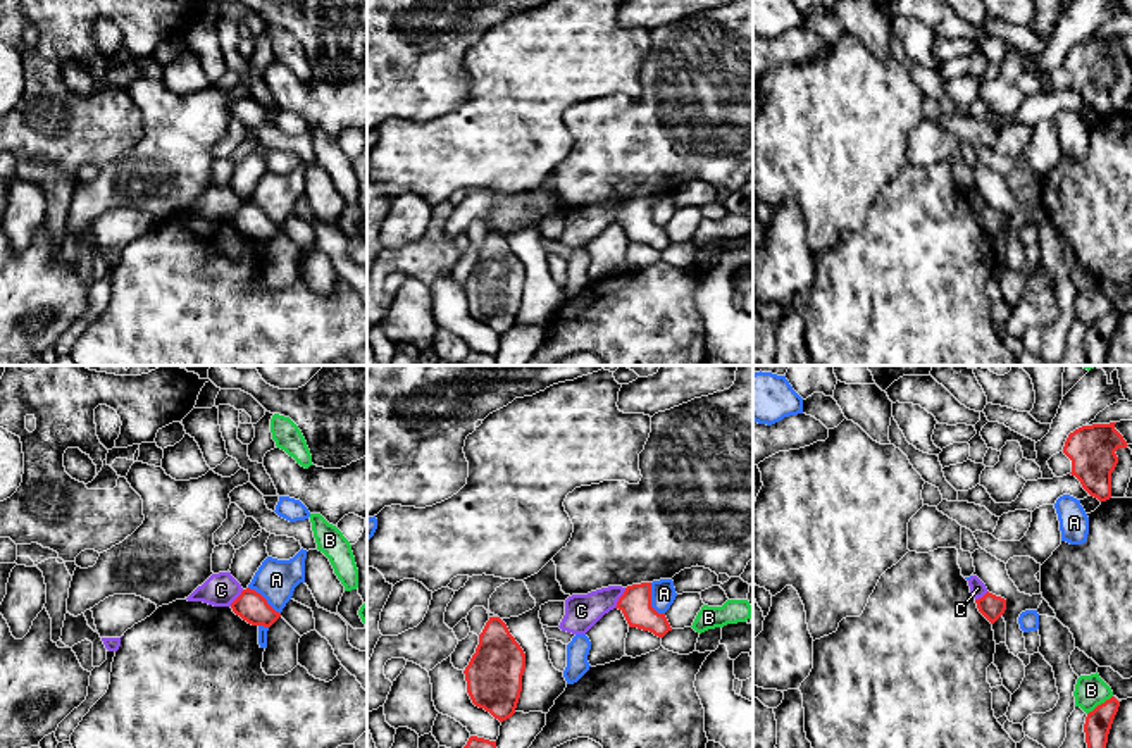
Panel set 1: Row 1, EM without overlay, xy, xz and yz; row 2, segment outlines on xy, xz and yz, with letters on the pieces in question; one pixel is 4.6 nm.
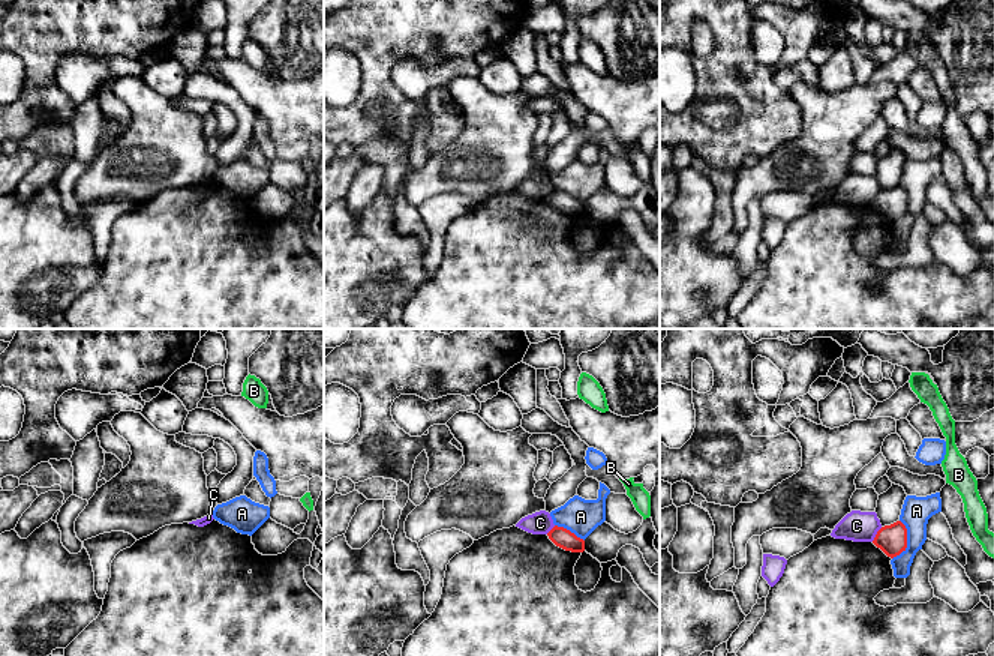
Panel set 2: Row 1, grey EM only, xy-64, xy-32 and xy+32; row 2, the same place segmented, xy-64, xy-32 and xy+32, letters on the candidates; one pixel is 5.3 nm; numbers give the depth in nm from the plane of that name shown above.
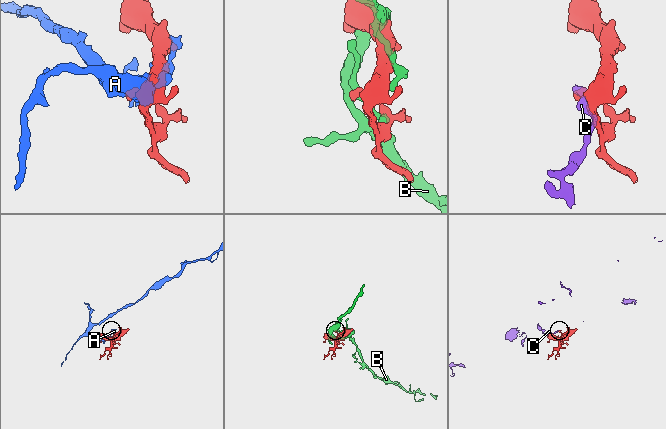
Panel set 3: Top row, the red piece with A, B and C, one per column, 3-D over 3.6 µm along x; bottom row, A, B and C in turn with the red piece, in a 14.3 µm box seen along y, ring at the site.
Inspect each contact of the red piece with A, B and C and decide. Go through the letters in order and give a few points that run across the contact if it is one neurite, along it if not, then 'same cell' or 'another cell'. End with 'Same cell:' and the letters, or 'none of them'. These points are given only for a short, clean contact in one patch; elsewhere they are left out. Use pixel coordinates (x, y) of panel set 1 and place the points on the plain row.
A: xz (650, 197), (650, 218), (664, 228) | another cell
B: another cell
C: another cell
Same cell: none of them

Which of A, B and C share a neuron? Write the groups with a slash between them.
A / B / C

